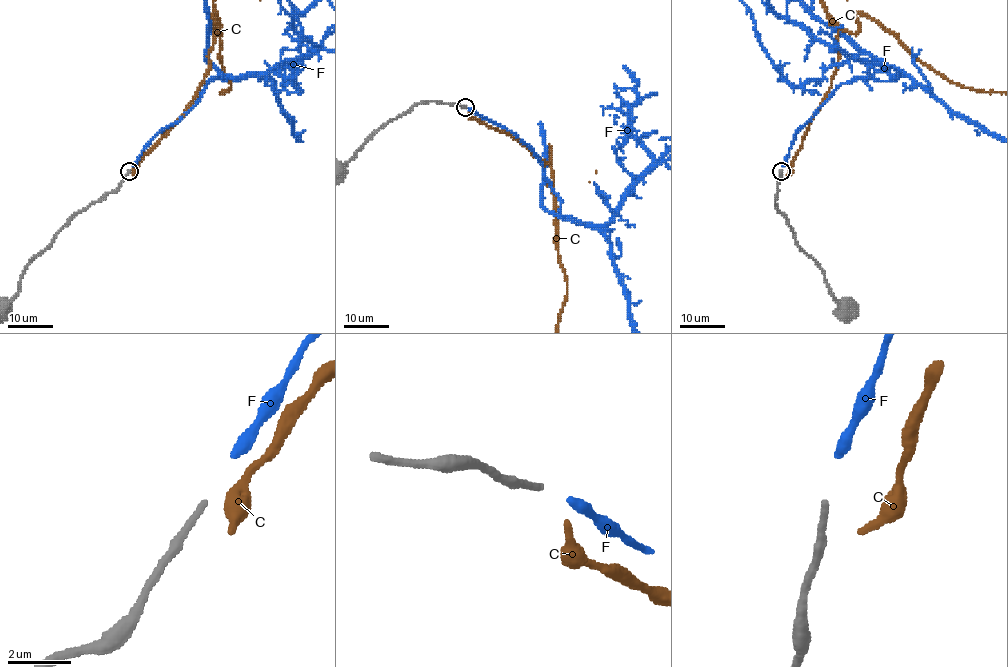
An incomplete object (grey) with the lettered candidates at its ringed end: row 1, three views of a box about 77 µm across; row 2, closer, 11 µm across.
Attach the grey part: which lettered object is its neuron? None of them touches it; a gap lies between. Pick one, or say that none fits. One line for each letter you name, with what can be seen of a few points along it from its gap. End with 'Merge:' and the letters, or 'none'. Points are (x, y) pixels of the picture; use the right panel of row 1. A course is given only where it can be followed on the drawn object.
Merge: F

